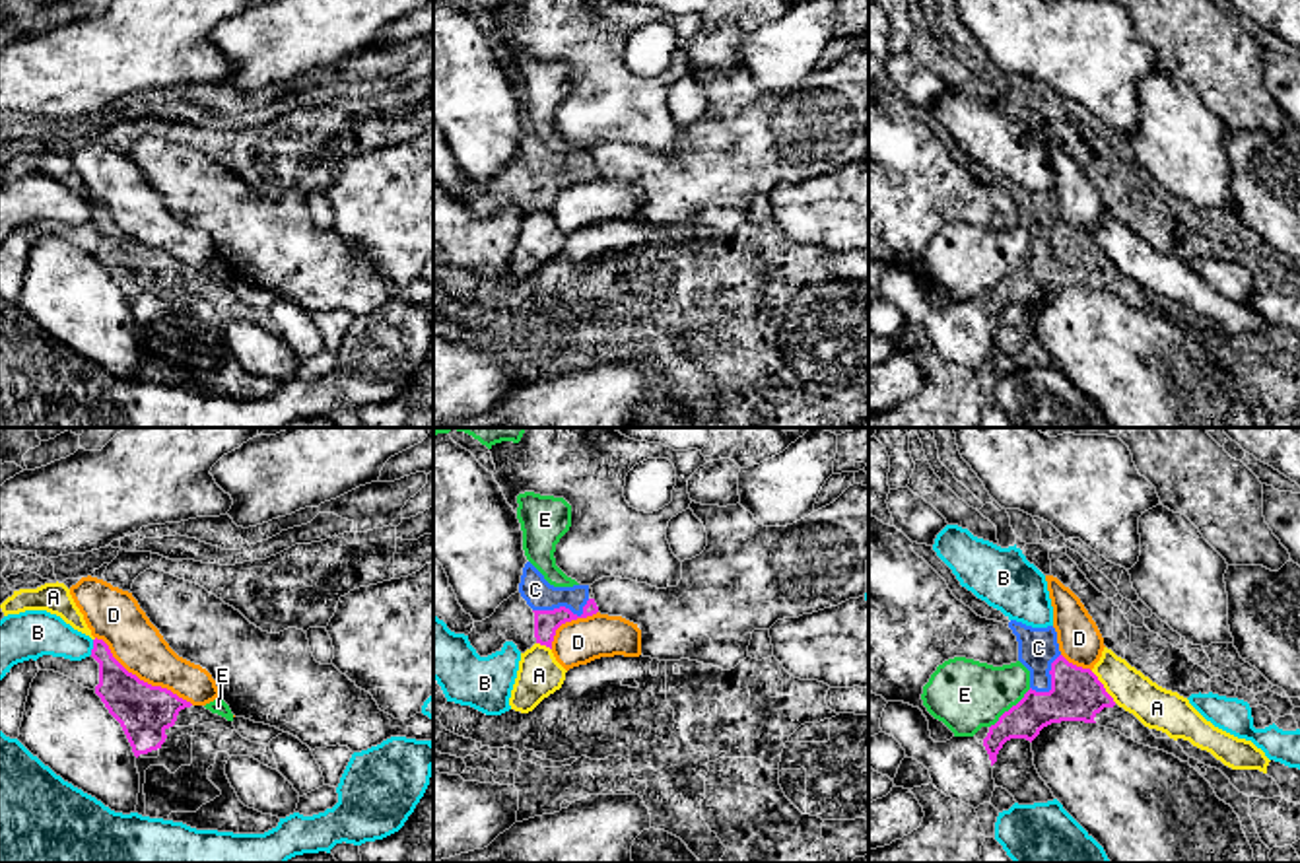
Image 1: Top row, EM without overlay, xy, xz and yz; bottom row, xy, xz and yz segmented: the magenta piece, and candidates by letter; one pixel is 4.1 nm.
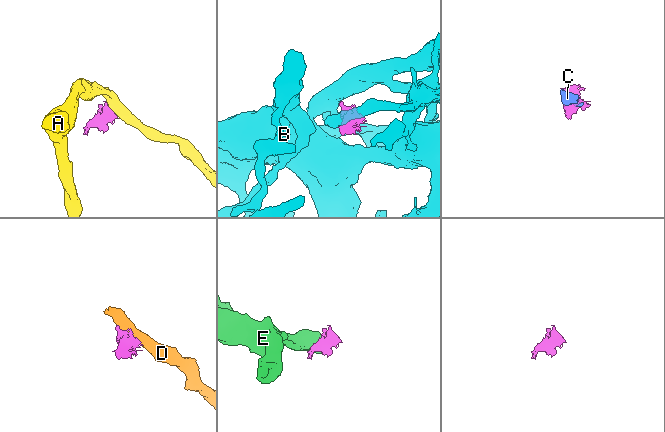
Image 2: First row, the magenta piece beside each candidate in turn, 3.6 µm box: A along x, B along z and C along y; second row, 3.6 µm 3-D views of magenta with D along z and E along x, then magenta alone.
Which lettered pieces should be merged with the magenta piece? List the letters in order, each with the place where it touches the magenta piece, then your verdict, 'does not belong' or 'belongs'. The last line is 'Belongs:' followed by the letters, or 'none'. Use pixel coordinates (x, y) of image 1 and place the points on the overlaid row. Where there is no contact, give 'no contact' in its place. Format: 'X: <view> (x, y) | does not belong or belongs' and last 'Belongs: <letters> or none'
A: yz (1102, 687) | does not belong
B: xy (94, 648) | does not belong
C: xz (564, 607) | belongs
D: xy (142, 681) | does not belong
E: yz (1011, 708) | does not belong
Belongs: C

